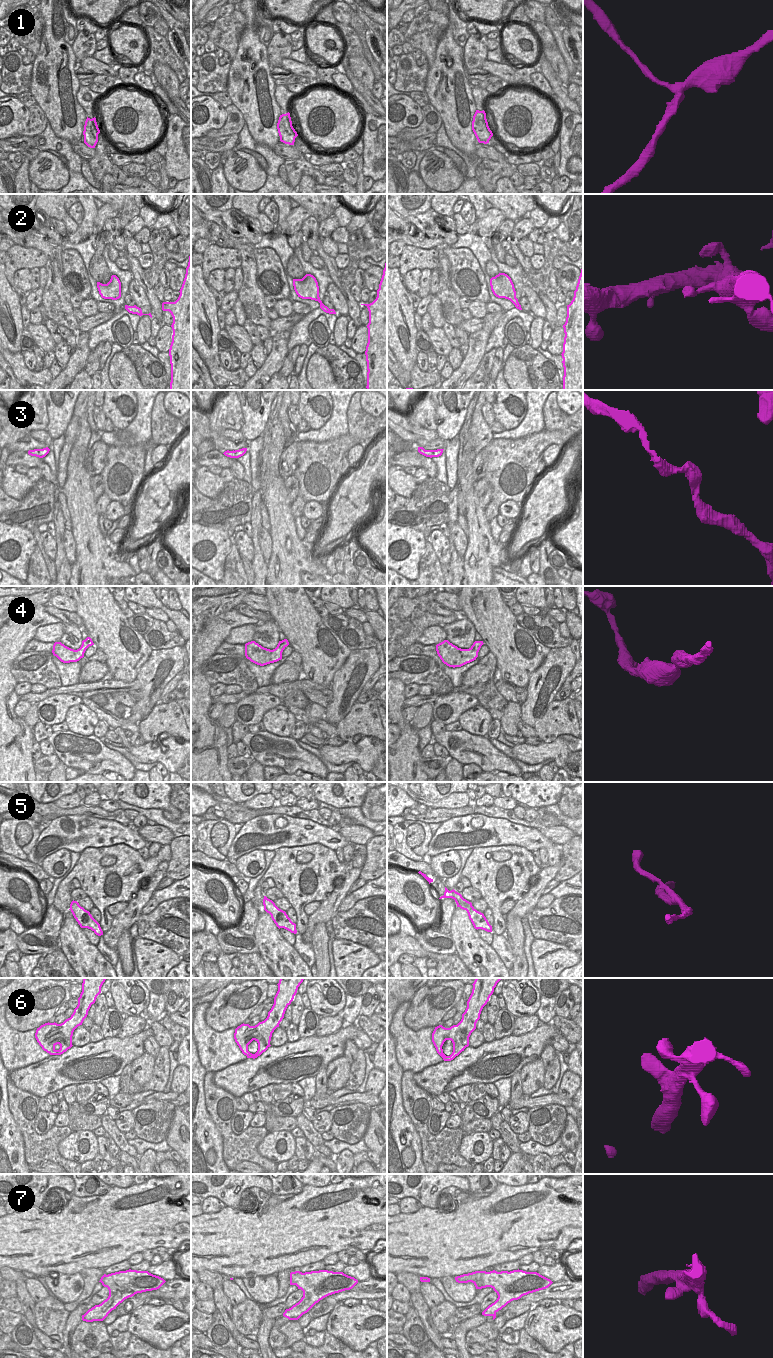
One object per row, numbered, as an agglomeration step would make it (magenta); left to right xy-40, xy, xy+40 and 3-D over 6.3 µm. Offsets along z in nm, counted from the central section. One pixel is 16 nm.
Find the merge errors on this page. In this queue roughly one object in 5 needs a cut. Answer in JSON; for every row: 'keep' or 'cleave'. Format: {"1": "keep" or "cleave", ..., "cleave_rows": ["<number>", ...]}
{"1": "keep", "2": "keep", "3": "keep", "4": "keep", "5": "keep", "6": "keep", "7": "keep", "cleave_rows": []}

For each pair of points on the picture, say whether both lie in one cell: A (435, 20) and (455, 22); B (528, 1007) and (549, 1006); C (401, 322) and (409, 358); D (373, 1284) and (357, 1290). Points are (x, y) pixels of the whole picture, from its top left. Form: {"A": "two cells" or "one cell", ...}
{"A": "two cells", "B": "two cells", "C": "one cell", "D": "one cell"}

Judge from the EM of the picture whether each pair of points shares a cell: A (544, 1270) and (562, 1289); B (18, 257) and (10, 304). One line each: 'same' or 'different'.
A: different
B: different

